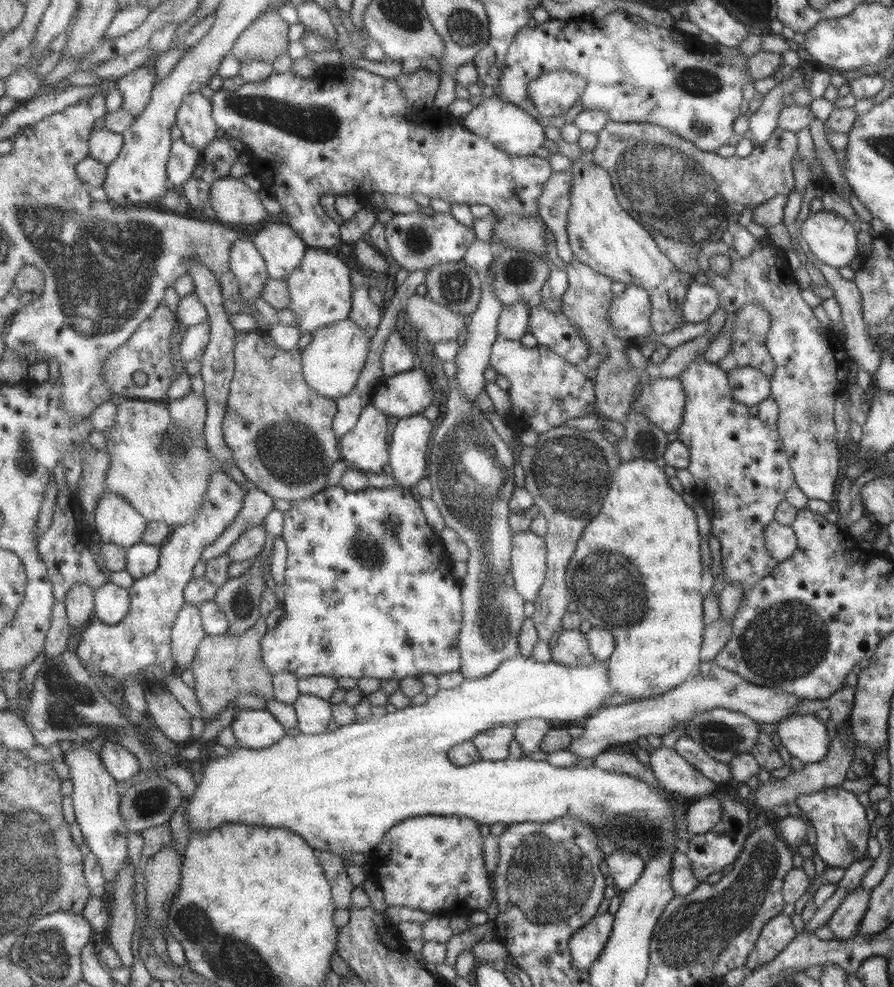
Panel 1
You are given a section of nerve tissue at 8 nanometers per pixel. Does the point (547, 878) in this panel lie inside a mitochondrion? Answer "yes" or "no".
yes

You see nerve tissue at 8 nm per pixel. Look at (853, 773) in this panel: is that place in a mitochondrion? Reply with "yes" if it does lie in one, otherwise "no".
no

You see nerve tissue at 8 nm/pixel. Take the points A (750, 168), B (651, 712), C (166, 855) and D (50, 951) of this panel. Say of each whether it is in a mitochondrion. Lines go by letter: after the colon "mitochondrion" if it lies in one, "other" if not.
A: other
B: other
C: other
D: mitochondrion

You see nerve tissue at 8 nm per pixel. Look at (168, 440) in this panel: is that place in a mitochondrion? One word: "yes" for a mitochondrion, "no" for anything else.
yes

